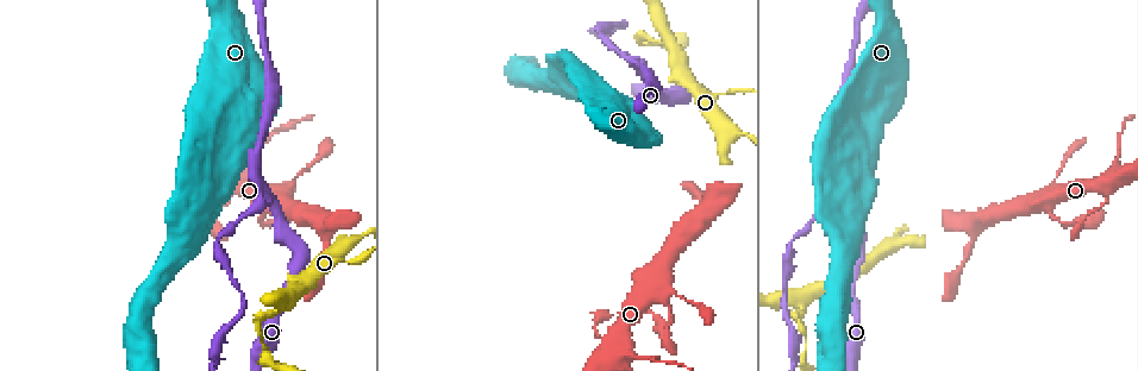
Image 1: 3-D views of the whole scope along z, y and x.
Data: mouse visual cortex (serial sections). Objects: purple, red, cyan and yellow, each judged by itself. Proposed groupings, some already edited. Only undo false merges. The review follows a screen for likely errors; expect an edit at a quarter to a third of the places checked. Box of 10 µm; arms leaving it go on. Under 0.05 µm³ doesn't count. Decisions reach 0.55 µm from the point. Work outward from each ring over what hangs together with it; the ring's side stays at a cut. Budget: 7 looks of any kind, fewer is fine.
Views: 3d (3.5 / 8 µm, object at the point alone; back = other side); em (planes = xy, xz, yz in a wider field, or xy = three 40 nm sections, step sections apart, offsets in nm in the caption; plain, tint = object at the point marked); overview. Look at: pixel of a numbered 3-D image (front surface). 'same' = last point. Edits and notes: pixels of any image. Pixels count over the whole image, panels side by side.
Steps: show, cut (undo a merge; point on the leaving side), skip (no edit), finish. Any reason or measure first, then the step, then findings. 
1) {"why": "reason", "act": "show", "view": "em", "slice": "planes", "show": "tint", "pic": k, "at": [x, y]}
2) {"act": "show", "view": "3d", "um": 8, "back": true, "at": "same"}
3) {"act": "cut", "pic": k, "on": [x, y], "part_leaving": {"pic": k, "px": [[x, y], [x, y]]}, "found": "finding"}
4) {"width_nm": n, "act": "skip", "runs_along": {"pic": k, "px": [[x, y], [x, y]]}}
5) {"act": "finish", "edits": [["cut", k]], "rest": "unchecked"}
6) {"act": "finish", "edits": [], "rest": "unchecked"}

{"why": "three arms meet", "act": "show", "view": "3d", "um": 3.5, "pic": 1, "at": [258, 186]}

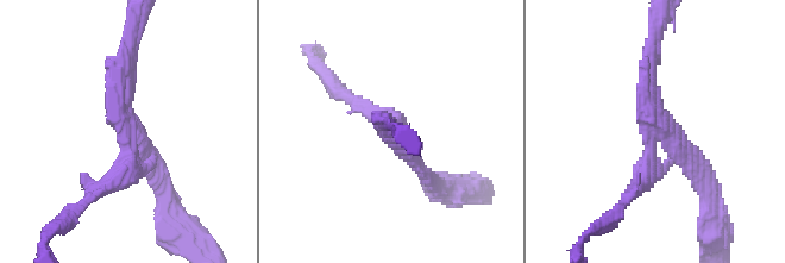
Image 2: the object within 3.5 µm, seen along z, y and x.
{"arms": 3, "arm_widths_nm": [200, 200, 300], "why": "shape alone is not enough", "act": "show", "view": "em", "slice": "xy", "step": 1, "show": "tint", "pic": 2, "at": [663, 133]}

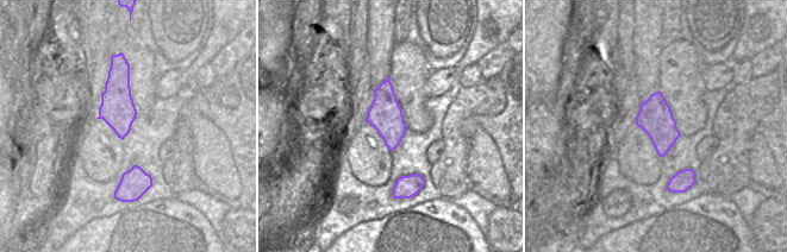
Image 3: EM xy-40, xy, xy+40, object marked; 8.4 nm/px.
{"act": "cut", "pic": 2, "on": [110, 185], "part_leaving": {"pic": 2, "px": [[127, 151], [127, 169], [62, 224]]}, "found": "two cells meet here"}

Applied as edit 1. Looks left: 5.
{"act": "show", "view": "overview"}

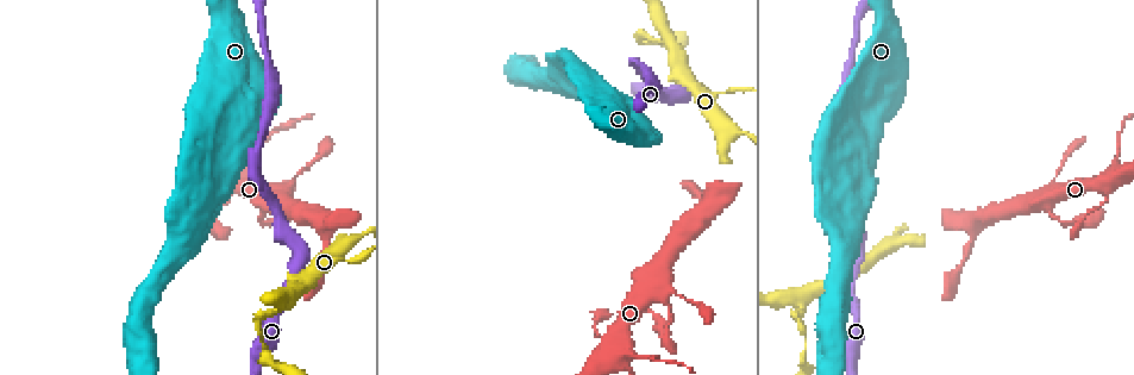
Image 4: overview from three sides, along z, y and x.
{"why": "sharp bend", "act": "show", "view": "3d", "um": 3.5, "pic": 4, "at": [279, 189]}

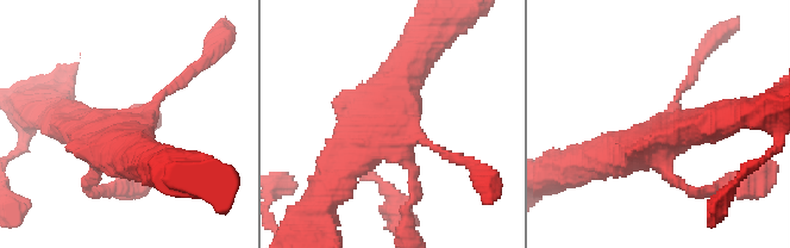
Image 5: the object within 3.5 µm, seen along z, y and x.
{"why": "shape alone is not enough", "act": "show", "view": "em", "slice": "xy", "step": 3, "show": "tint", "pic": 5, "at": [393, 131]}

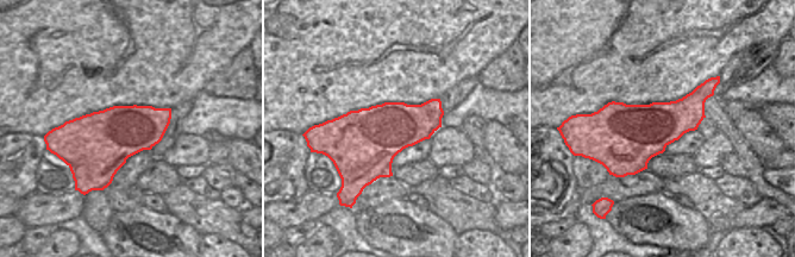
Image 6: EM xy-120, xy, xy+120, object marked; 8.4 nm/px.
{"act": "skip", "runs_along": {"pic": 5, "px": [[67, 123], [139, 126], [180, 82]]}, "found": "all the same cell"}

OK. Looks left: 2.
{"act": "finish", "edits": [["cut", 2]], "rest": "unchecked"}

